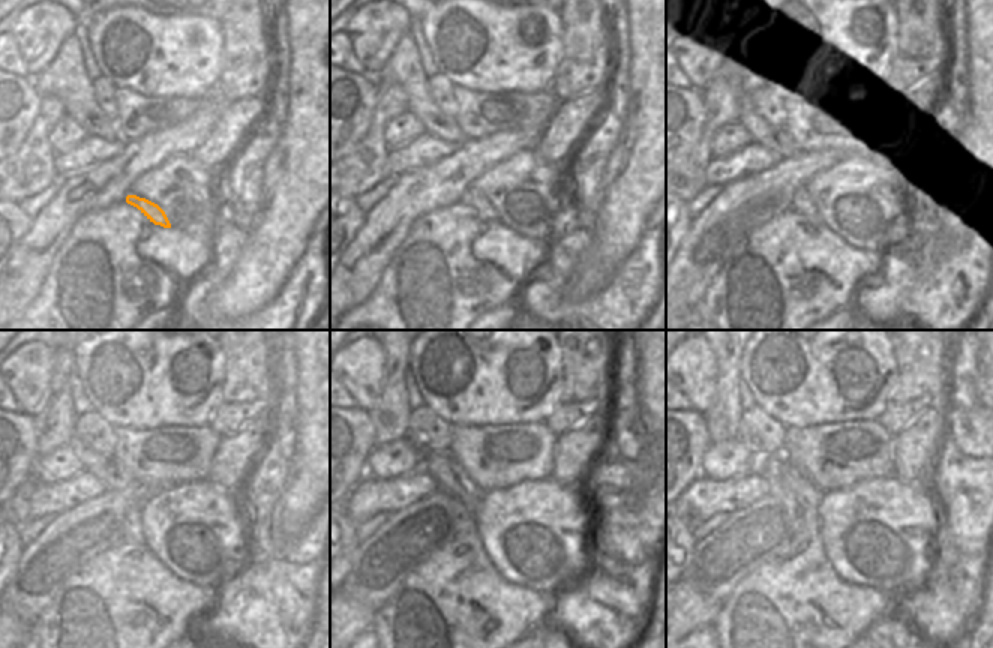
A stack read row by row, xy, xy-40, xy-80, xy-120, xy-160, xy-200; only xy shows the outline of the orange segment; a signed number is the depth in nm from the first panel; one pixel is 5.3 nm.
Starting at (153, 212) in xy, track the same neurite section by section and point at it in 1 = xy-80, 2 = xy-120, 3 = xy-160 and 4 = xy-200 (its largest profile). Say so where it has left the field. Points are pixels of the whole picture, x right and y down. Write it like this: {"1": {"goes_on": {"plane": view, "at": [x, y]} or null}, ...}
{"1": {"goes_on": {"plane": "xy-80", "at": [803, 203]}}, "2": {"goes_on": {"plane": "xy-120", "at": [132, 533]}}, "3": {"goes_on": {"plane": "xy-160", "at": [461, 513]}}, "4": {"goes_on": {"plane": "xy-200", "at": [768, 467]}}}

